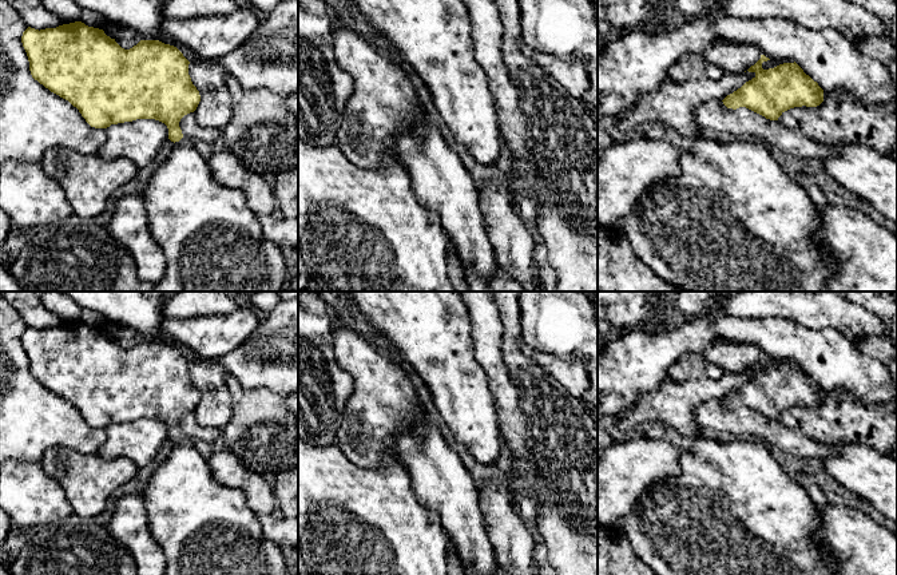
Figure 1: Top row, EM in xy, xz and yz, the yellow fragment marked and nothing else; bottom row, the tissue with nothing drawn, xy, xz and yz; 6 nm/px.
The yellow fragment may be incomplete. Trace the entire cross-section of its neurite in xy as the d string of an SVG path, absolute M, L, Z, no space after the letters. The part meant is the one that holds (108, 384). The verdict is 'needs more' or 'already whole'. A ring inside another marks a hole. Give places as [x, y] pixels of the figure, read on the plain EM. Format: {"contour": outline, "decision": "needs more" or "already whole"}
{"contour": "M82 321L40 330L28 326L23 332L21 342L32 377L76 407L91 427L107 428L136 419L155 419L167 425L168 439L174 443L172 451L154 469L142 493L151 535L160 544L166 558L163 575L290 575L291 570L282 550L263 536L258 516L249 508L245 493L219 484L193 440L182 433L179 421L197 409L201 394L188 374L190 361L176 346L159 340L140 340L132 348L124 349L103 329Z", "decision": "needs more"}

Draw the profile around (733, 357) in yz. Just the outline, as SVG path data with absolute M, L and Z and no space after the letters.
M717 338L703 354L726 373L738 374L754 365L762 353L753 344Z

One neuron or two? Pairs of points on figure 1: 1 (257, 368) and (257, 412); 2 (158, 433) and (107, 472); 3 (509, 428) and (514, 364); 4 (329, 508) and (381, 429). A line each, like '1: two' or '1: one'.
1: two
2: two
3: two
4: two

